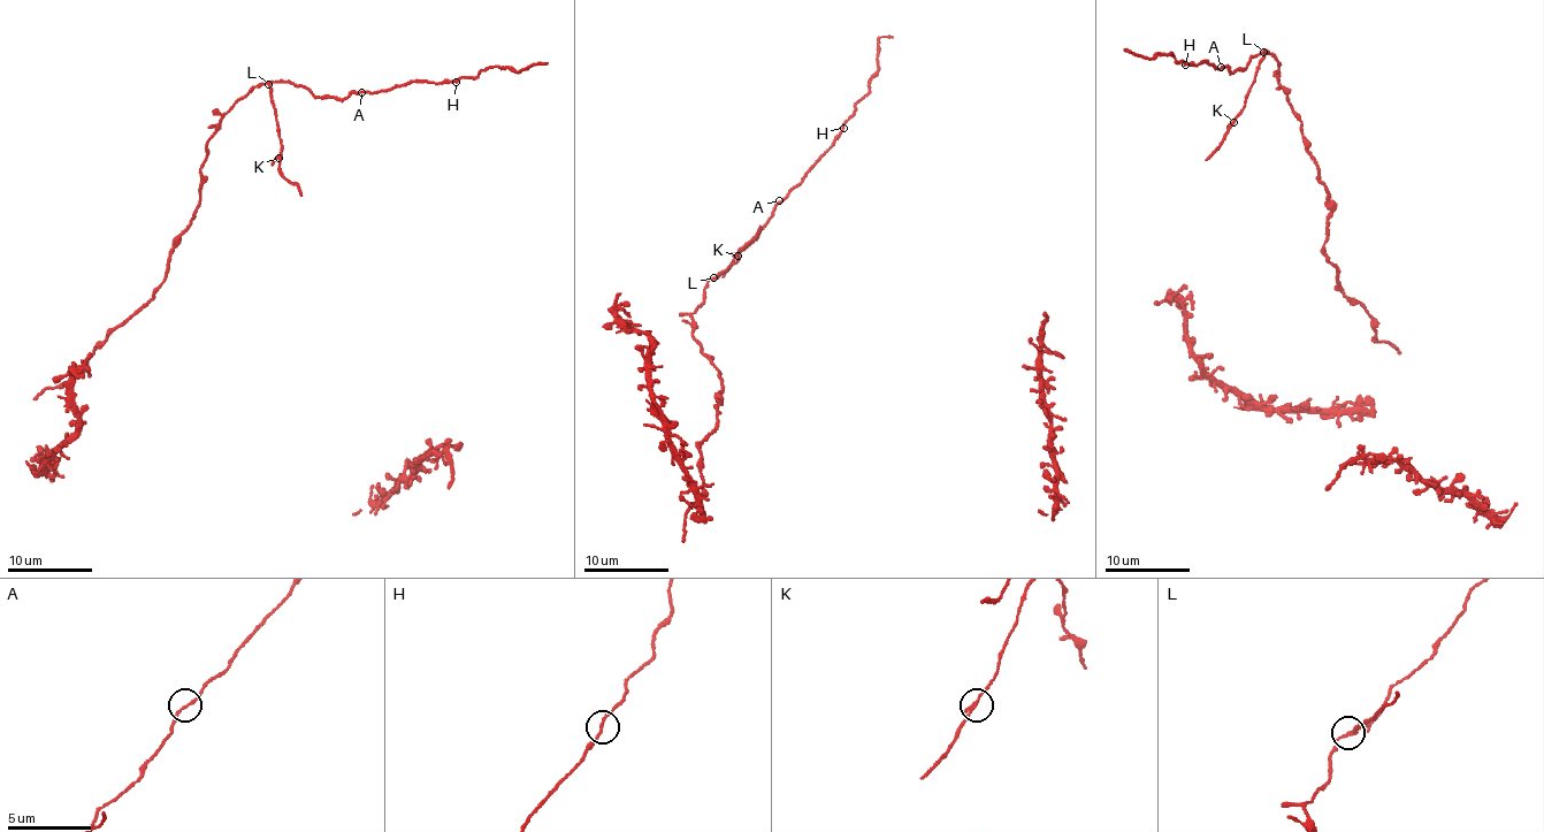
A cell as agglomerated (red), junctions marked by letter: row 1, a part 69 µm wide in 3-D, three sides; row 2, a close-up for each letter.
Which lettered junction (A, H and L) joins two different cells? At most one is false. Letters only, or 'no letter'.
L

